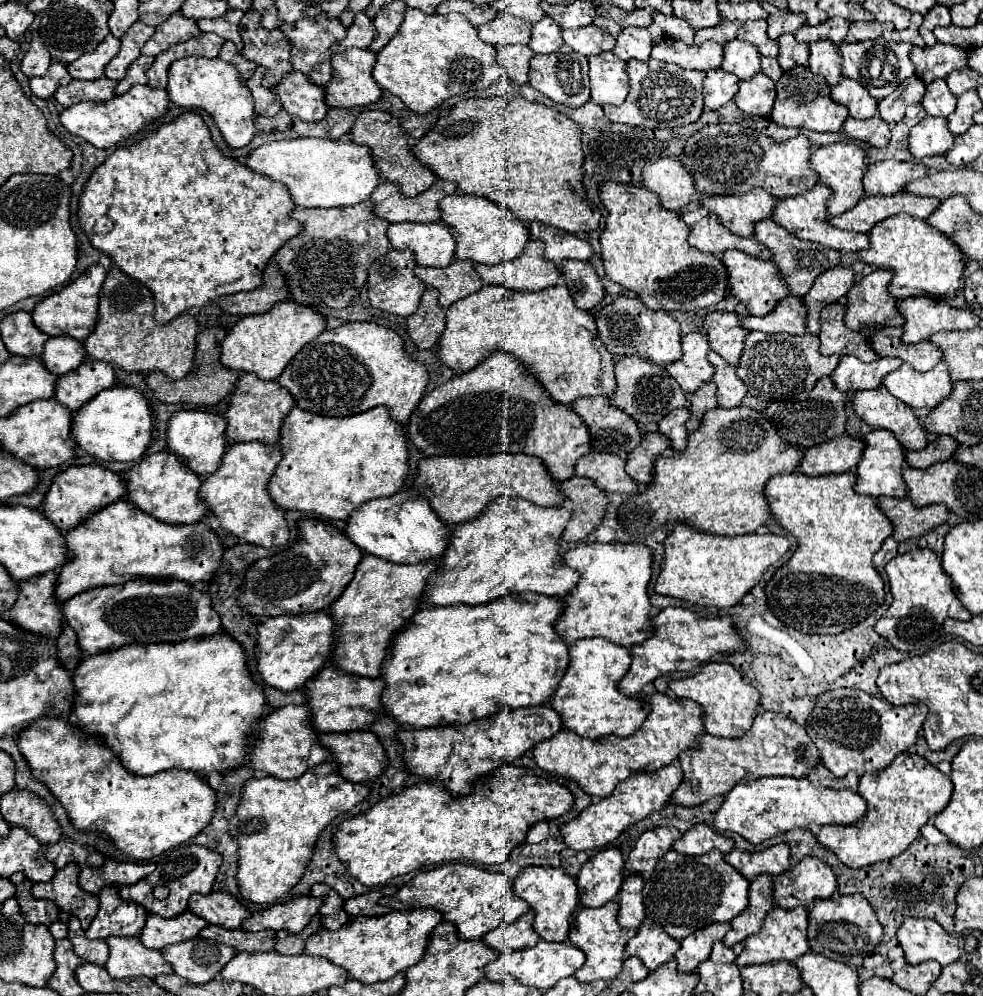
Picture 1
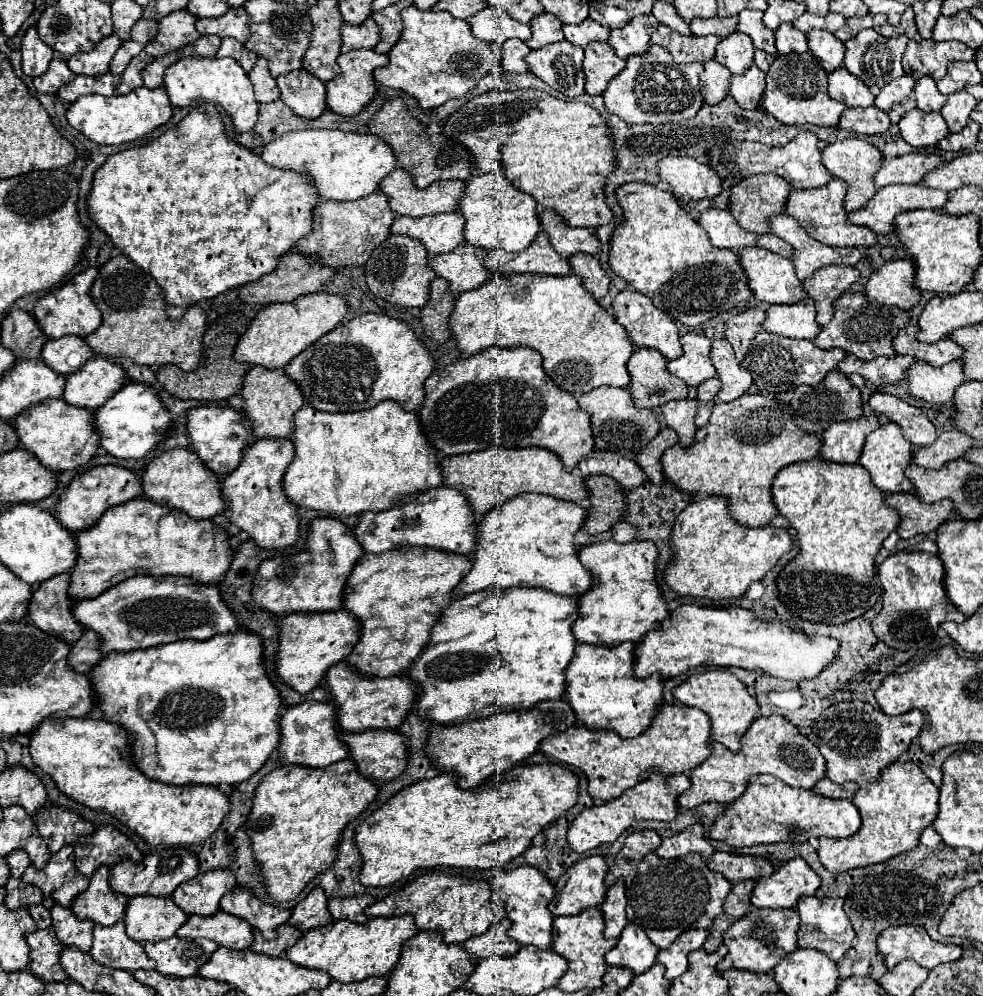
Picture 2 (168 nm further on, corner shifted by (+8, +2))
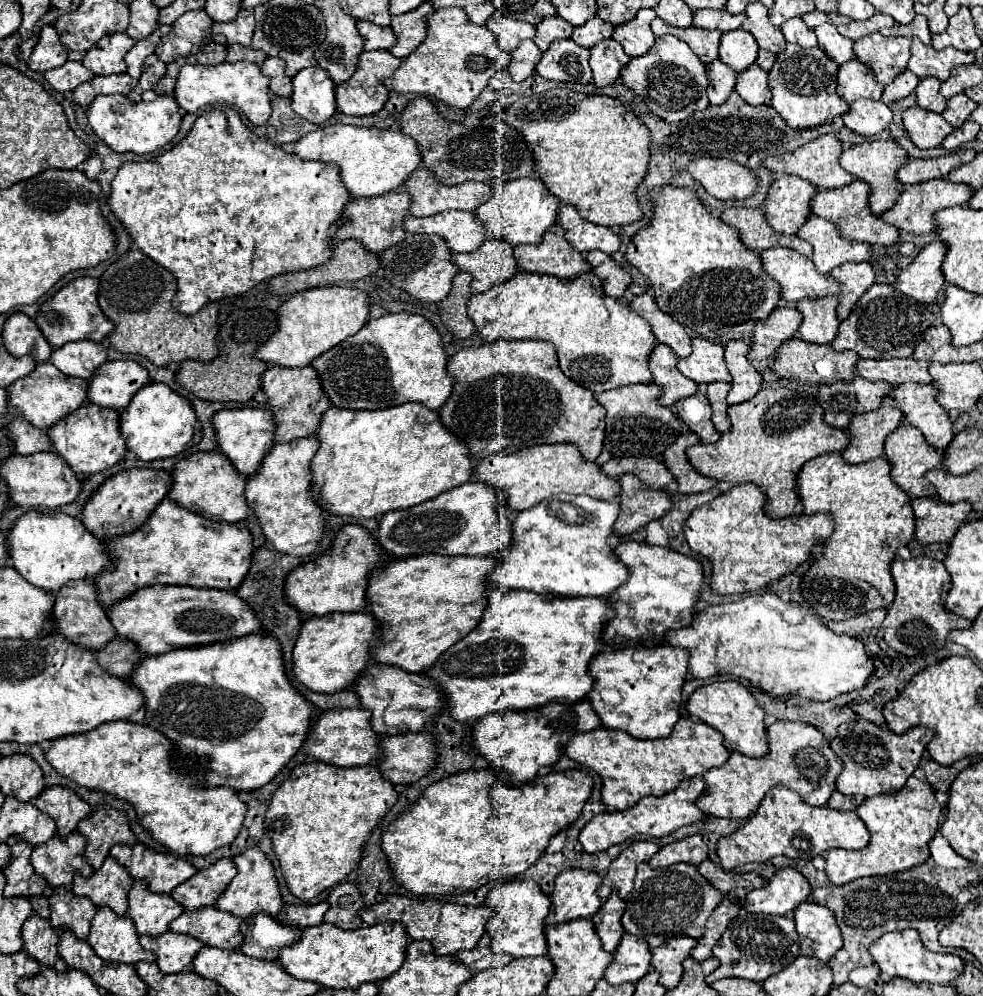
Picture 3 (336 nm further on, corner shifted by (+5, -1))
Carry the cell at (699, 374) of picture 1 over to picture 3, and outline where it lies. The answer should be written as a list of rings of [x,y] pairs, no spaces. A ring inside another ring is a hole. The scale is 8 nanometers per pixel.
[[[703,337],[691,339],[693,353],[685,359],[679,359],[677,369],[695,383],[713,383],[713,381],[731,381],[731,375],[725,367],[723,359],[723,347],[717,343],[711,343]]]

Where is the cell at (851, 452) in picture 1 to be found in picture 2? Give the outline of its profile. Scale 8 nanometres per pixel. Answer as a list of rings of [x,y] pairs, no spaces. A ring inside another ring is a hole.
[[[862,416],[858,420],[846,420],[832,424],[824,432],[824,444],[820,458],[830,462],[844,462],[854,464],[860,458],[860,452],[864,448],[866,436],[874,432],[880,426],[878,416]]]

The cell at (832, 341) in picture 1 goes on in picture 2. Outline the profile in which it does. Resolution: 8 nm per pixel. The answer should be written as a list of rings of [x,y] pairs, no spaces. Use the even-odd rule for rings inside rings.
[[[844,292],[836,300],[834,318],[830,320],[828,326],[824,326],[820,330],[814,344],[822,350],[842,348],[848,354],[858,356],[860,360],[872,360],[876,356],[894,356],[892,340],[896,338],[898,330],[904,324],[908,324],[908,320],[910,320],[910,316],[906,310],[892,308],[888,304],[876,304],[876,300],[868,300],[864,296],[864,292]],[[876,308],[878,308],[878,322],[872,322],[872,318],[876,318]]]

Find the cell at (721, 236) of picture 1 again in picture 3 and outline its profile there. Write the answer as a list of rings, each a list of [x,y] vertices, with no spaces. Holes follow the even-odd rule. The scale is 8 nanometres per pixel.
[[[743,207],[743,209],[727,209],[719,217],[723,223],[737,229],[739,239],[745,247],[751,247],[753,251],[765,251],[773,247],[789,247],[797,253],[809,257],[813,253],[813,247],[799,239],[797,235],[779,235],[767,227],[767,221],[763,219],[763,211],[759,207]]]

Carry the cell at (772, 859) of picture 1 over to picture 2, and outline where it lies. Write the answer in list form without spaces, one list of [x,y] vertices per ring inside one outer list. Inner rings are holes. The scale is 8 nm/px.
[[[714,852],[708,858],[708,868],[720,872],[728,882],[758,880],[758,878],[770,876],[774,872],[772,864],[764,858],[736,856],[736,854],[728,854],[728,852]]]

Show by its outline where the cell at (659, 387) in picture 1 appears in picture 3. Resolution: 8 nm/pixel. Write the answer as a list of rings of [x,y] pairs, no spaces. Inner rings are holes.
[[[655,345],[649,355],[649,369],[653,373],[653,383],[661,387],[661,395],[657,399],[661,405],[671,407],[679,399],[697,393],[697,383],[679,373],[677,357],[667,345]]]

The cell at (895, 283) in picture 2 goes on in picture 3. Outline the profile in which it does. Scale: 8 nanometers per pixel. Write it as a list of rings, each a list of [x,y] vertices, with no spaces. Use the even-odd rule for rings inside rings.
[[[933,241],[905,269],[901,269],[901,273],[897,275],[897,279],[891,287],[895,287],[895,291],[899,291],[901,294],[919,301],[919,303],[935,303],[939,293],[943,293],[943,285],[945,285],[943,273],[939,271],[941,261],[943,261],[943,243]]]

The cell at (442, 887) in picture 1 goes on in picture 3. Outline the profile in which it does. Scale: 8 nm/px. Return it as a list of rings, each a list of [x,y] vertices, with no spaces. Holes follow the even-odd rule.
[[[389,895],[385,901],[359,911],[367,925],[385,921],[401,921],[407,927],[411,939],[427,939],[433,943],[437,955],[455,955],[461,949],[471,949],[483,937],[487,921],[493,917],[493,909],[487,905],[459,905],[437,899],[417,899],[405,895]]]

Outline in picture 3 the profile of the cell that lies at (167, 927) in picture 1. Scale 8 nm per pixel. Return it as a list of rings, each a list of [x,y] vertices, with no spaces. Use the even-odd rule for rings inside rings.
[[[133,883],[127,901],[127,917],[139,935],[159,937],[169,931],[169,923],[183,913],[183,907],[179,907],[171,895],[155,895],[147,891],[143,883]]]

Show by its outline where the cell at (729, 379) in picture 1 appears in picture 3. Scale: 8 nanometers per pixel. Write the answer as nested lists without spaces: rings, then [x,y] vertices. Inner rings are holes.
[[[729,341],[725,345],[725,363],[733,377],[731,391],[727,395],[729,405],[743,403],[751,399],[761,389],[761,375],[755,371],[755,367],[747,361],[747,343],[743,341]]]

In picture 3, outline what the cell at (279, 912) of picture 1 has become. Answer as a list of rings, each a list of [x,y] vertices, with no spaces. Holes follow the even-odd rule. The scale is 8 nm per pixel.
[[[255,849],[243,851],[243,855],[235,857],[233,861],[237,865],[237,875],[229,883],[227,891],[219,897],[219,903],[215,907],[241,919],[249,919],[261,911],[271,917],[277,917],[277,913],[283,909],[283,901],[279,895],[279,887],[275,881],[275,871],[273,871],[271,861],[261,851],[255,851]]]

